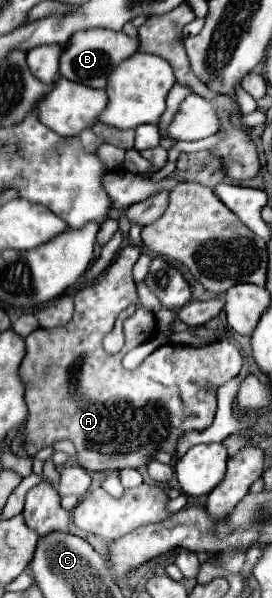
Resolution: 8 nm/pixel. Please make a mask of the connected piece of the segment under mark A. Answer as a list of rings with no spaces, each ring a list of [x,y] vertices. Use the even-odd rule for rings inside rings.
[[[134,245],[120,249],[112,265],[94,283],[84,285],[74,293],[76,309],[68,325],[54,329],[38,327],[26,337],[28,353],[20,365],[20,377],[26,383],[26,403],[30,411],[24,427],[24,449],[30,457],[34,457],[44,447],[52,447],[56,441],[68,439],[74,443],[78,463],[86,471],[120,471],[126,467],[140,469],[146,467],[148,461],[152,461],[160,451],[176,455],[178,439],[184,433],[204,431],[212,425],[216,415],[218,387],[236,377],[242,369],[242,355],[236,345],[224,341],[206,345],[202,349],[186,345],[162,345],[138,367],[138,371],[128,371],[122,367],[122,357],[128,349],[156,335],[154,313],[140,305],[136,283],[132,279],[132,265],[138,257],[140,249]],[[130,305],[136,305],[136,313],[124,323],[126,345],[120,353],[108,355],[102,347],[102,339],[106,331],[112,331],[118,313]]]

